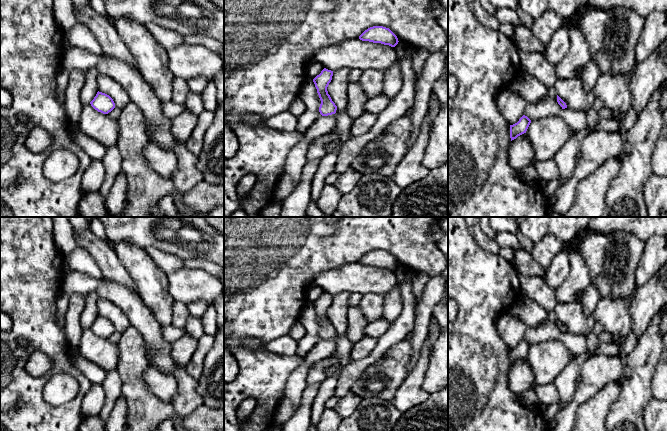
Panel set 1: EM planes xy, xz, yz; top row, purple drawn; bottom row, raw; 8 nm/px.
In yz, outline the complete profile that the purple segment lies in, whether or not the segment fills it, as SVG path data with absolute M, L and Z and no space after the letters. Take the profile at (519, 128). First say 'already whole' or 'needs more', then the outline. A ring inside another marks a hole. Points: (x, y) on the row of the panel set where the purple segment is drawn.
already whole | M523 115L517 123L510 125L511 141L516 139L518 136L526 133L530 123L531 120L527 116Z

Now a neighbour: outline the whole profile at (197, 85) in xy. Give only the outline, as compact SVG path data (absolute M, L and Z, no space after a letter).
M199 76L195 78L190 78L189 80L187 80L187 84L190 88L190 91L201 94L207 86L207 84L209 83L209 81L209 79L203 76Z

